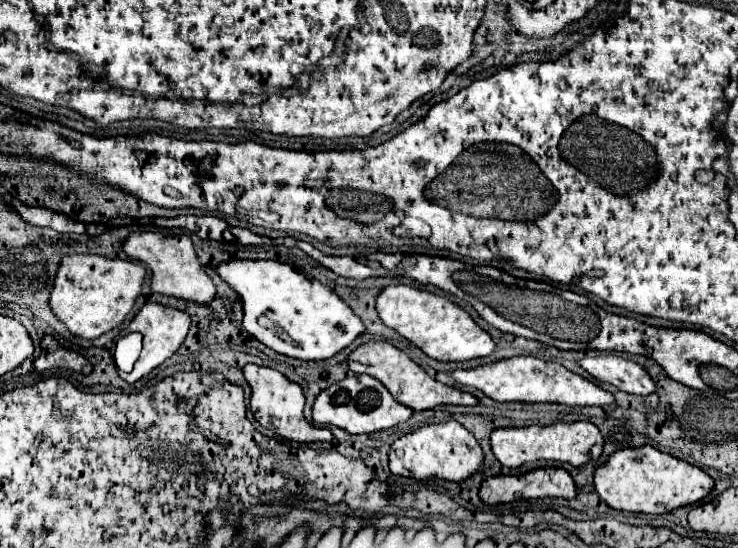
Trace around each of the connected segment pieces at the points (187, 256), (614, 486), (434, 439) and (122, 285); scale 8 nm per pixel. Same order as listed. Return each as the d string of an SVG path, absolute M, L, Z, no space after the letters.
M132 232L124 242L122 250L128 258L134 258L152 270L152 292L162 296L174 296L192 302L210 302L216 296L214 282L206 276L198 264L192 240L188 236L164 236L158 232Z
M648 444L640 448L616 450L594 472L594 488L610 508L642 514L664 514L698 502L712 490L712 486L712 478L698 466L664 454Z
M456 420L422 426L414 432L410 432L410 434L400 436L390 446L388 456L390 456L392 474L412 476L412 478L418 478L418 480L442 478L442 480L452 480L452 482L466 480L470 474L474 474L480 468L482 458L484 458L482 448L476 442L474 434L468 432Z
M74 254L60 262L54 288L50 294L52 312L68 326L74 336L94 340L116 328L132 310L144 282L144 266L130 260L108 260L104 256Z

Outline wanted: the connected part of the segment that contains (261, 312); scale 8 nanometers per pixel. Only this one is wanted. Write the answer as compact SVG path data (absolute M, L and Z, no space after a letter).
M232 260L214 266L242 300L242 326L278 354L298 360L326 360L364 332L362 320L330 288L278 260Z

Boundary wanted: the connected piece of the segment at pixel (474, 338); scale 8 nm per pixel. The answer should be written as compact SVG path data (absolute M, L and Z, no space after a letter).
M404 284L386 286L376 298L376 312L388 328L396 330L400 336L418 346L426 356L440 362L462 362L476 356L488 356L496 348L490 334L484 332L466 310L426 290Z

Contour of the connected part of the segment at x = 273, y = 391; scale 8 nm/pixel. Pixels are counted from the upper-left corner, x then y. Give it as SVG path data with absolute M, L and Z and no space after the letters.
M246 364L242 368L242 372L244 372L246 382L252 388L252 398L250 398L252 414L264 428L270 428L278 436L282 436L286 440L294 440L294 442L310 444L310 442L318 442L318 440L332 440L332 434L328 428L314 428L302 416L306 398L298 384L290 382L282 372L278 372L274 368L264 368L264 366L256 366L256 364Z

